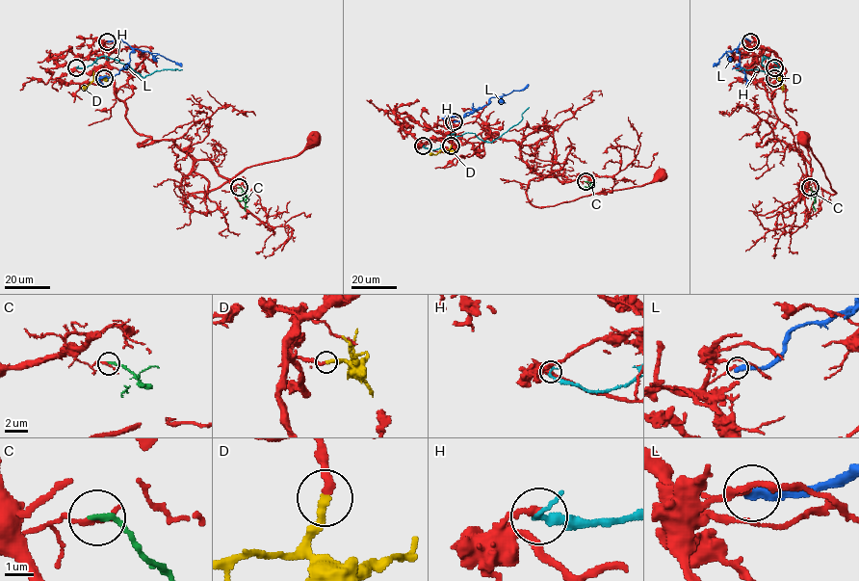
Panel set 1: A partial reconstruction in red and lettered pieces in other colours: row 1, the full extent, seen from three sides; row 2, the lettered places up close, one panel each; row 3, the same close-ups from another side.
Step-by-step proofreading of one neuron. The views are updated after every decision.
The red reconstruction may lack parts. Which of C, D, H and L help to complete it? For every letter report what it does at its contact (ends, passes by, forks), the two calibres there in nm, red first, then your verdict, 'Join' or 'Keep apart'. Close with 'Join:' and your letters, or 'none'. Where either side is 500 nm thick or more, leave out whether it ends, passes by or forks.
C: It ends there. Thickness 180 nm (red) against 190 nm. Keep apart
D: It ends there. Thickness 260 nm (red) against 260 nm. Join
H: It ends there. Thickness 240 nm (red) against 200 nm. Keep apart
L: It ends there. Thickness 220 nm (red) against 440 nm. Keep apart
Join: D

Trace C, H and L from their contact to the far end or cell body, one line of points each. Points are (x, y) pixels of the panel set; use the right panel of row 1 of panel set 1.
C: (810, 187), (815, 197), (815, 211)
H: (774, 67), (778, 66), (764, 56), (762, 65), (770, 77), (756, 69), (736, 69)
L: (750, 41), (742, 38), (737, 47), (726, 52), (713, 66)

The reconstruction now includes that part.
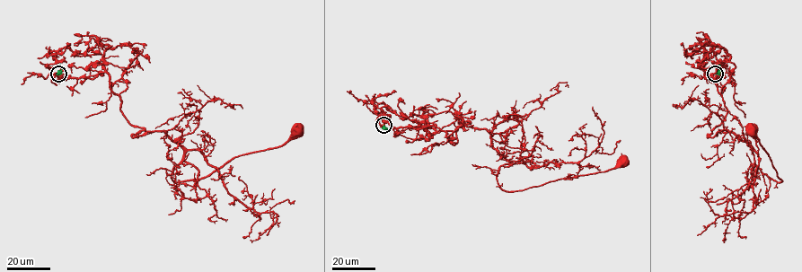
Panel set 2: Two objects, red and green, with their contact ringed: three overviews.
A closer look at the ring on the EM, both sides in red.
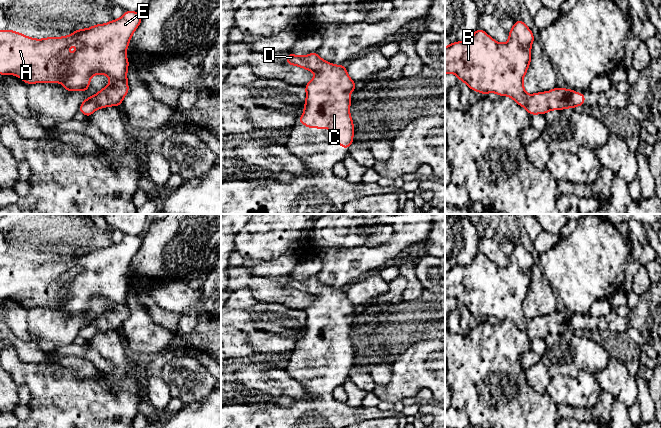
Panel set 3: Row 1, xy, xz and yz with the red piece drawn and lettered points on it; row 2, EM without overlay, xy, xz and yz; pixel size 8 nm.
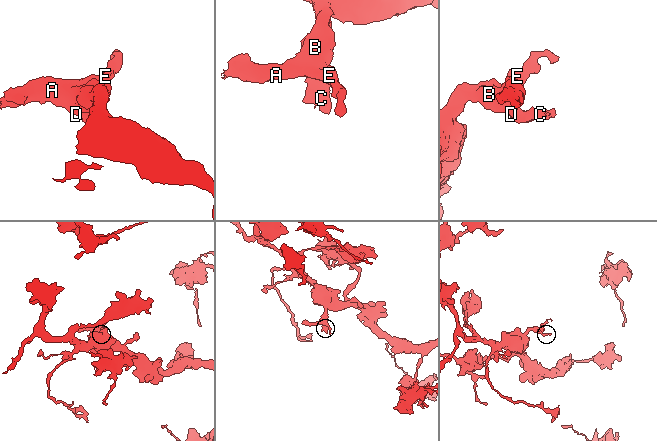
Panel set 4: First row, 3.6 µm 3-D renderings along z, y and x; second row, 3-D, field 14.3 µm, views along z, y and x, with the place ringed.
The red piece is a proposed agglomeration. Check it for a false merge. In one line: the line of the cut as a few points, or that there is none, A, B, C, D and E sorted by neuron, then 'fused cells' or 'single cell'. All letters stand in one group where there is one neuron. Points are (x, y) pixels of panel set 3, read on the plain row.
cut none; groups A B C D E; single cell

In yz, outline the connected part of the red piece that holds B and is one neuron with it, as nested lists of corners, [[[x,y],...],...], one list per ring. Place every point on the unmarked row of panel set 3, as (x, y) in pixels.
[[[521,243],[508,257],[509,265],[502,268],[477,252],[470,264],[449,268],[445,272],[445,298],[454,297],[471,314],[483,319],[494,316],[510,320],[531,340],[584,330],[586,319],[572,313],[556,311],[527,319],[523,301],[530,290],[534,259]]]

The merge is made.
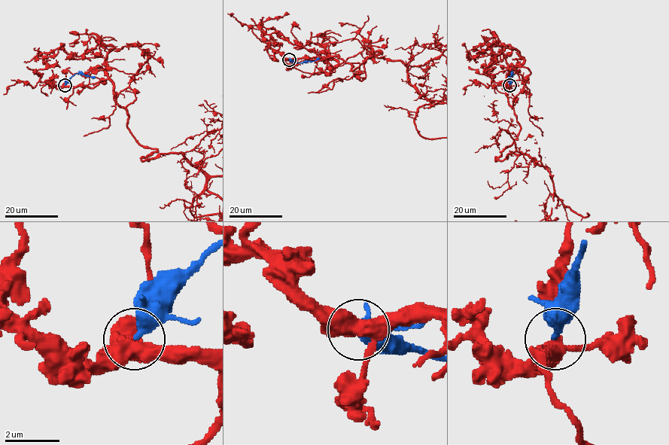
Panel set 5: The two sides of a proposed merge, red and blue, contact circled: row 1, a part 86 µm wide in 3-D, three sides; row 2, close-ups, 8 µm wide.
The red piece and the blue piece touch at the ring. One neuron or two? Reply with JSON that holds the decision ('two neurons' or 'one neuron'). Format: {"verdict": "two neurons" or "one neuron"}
{"verdict": "two neurons"}

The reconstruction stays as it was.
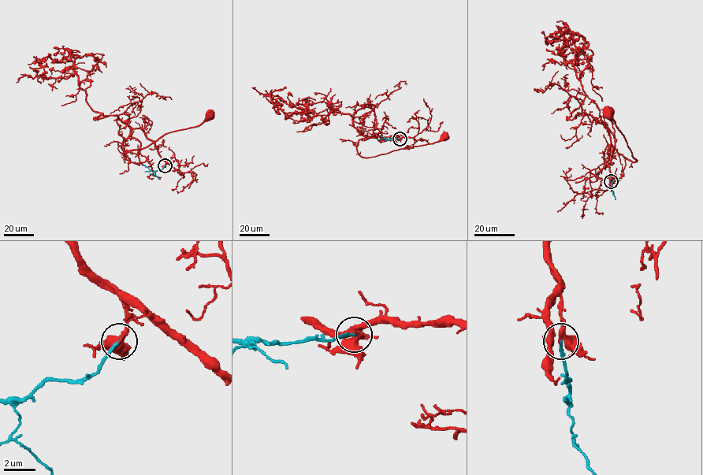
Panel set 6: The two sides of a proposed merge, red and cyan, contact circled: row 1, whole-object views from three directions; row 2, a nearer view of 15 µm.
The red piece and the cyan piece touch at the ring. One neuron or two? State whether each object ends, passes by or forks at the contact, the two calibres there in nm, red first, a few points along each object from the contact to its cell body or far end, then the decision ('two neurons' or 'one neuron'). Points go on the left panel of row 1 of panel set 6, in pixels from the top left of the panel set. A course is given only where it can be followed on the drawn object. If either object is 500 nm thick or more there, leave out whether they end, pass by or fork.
red passes by | cyan ends | 360/180 nm | red via (165, 165), (140, 128), (124, 140), (124, 150), (139, 149), (166, 133), (198, 126), (210, 114) | cyan via (165, 165), (152, 171), (143, 164) | one neuron

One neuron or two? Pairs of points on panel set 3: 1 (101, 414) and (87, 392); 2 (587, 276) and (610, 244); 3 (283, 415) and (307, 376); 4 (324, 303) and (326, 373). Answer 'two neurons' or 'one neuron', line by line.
1: one neuron
2: one neuron
3: one neuron
4: one neuron

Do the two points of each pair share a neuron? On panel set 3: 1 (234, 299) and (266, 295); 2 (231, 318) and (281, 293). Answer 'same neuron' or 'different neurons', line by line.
1: different neurons
2: different neurons

